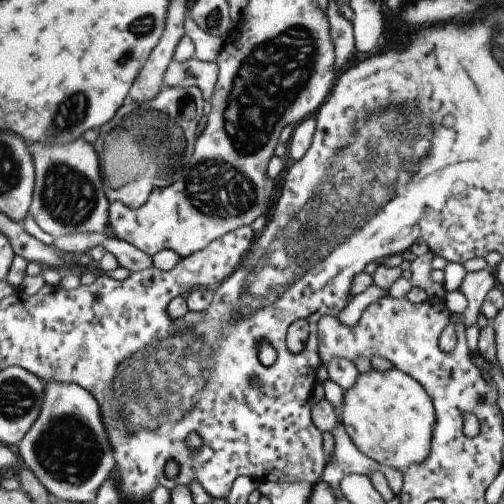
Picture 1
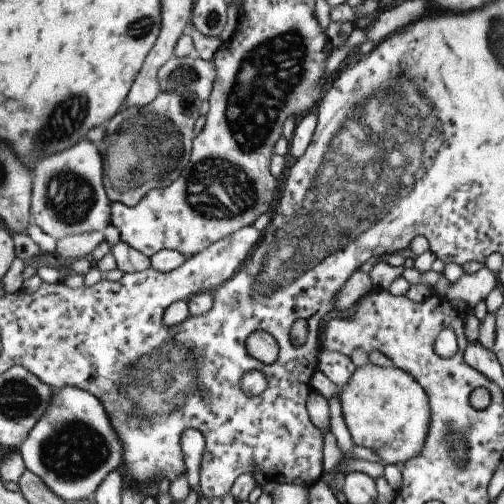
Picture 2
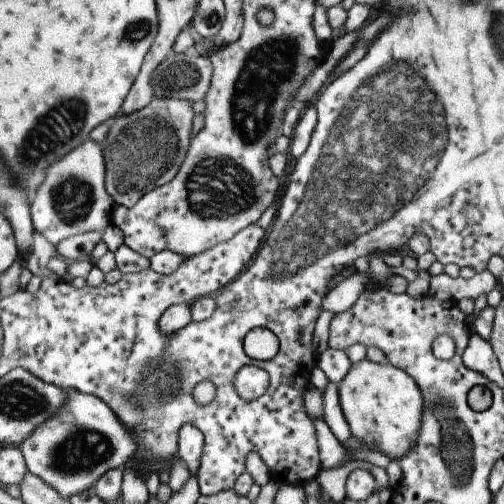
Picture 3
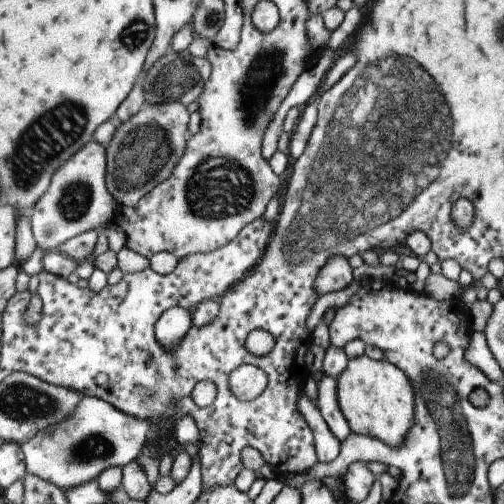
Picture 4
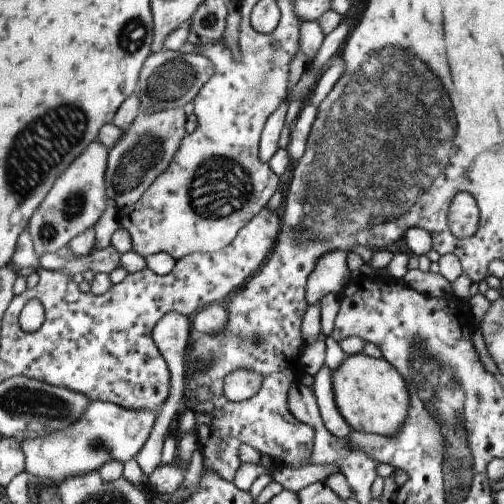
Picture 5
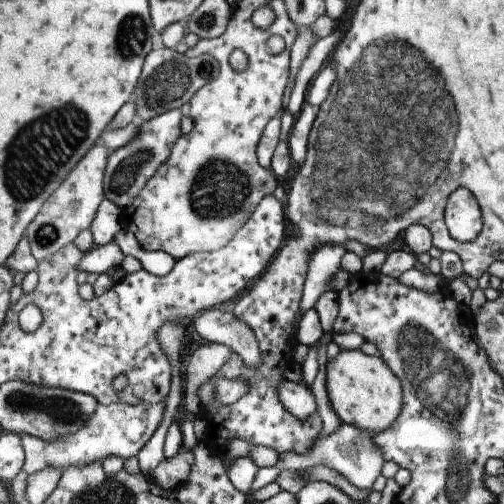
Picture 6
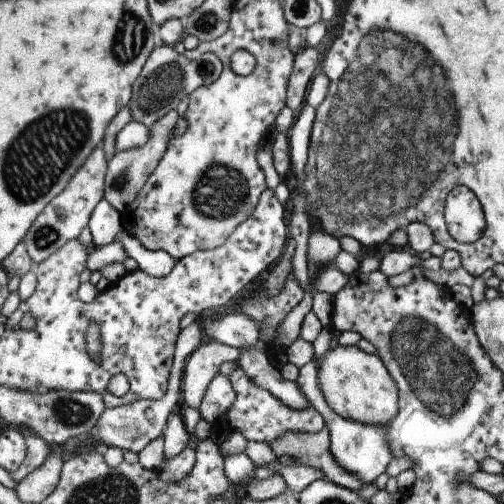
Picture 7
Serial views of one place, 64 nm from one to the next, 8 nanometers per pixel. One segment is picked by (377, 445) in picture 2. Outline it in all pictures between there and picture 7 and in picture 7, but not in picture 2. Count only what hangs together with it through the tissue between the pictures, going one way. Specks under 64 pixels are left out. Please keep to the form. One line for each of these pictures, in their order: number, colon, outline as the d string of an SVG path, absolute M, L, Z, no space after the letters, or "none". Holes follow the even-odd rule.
3: M361 360L351 364L345 378L337 384L339 406L355 440L379 450L391 462L399 460L413 448L421 430L421 390L413 378L393 364L375 364Z
4: M367 356L351 358L345 372L337 376L337 404L345 416L351 432L361 436L379 438L391 448L399 448L405 442L405 434L413 426L415 416L415 392L409 378L391 362L369 360Z
5: M365 354L345 356L341 366L331 372L331 390L337 414L351 432L395 436L409 414L409 392L405 380L383 360Z
6: M339 350L337 358L327 360L325 366L325 406L335 412L341 424L353 426L357 430L379 434L389 430L397 416L401 414L403 396L399 378L389 370L389 366L377 356L365 356L361 350Z
7: M335 344L317 362L317 380L327 406L339 414L339 418L349 418L365 426L387 426L399 412L399 396L393 378L389 376L385 364L375 354L365 354L357 346Z

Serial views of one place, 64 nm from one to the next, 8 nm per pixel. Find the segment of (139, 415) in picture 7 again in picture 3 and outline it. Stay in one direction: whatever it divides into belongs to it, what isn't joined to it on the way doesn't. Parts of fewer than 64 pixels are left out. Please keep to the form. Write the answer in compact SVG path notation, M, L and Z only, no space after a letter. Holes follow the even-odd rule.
M67 390L67 402L59 408L45 426L19 446L27 458L29 472L41 476L63 498L71 498L87 492L103 474L115 468L125 468L133 462L137 452L137 438L123 426L109 406L97 398L81 394L79 390Z

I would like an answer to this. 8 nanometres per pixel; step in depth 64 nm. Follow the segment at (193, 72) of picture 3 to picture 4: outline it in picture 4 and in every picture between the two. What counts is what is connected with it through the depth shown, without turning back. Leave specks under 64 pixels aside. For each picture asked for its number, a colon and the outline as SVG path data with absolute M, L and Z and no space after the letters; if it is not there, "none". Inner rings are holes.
4: M167 50L167 54L161 56L151 66L151 70L147 70L143 76L137 78L137 84L145 90L147 106L161 106L163 102L181 102L183 106L187 106L191 102L197 102L209 76L211 76L211 64L207 58L195 58L187 50L181 54L175 50Z

